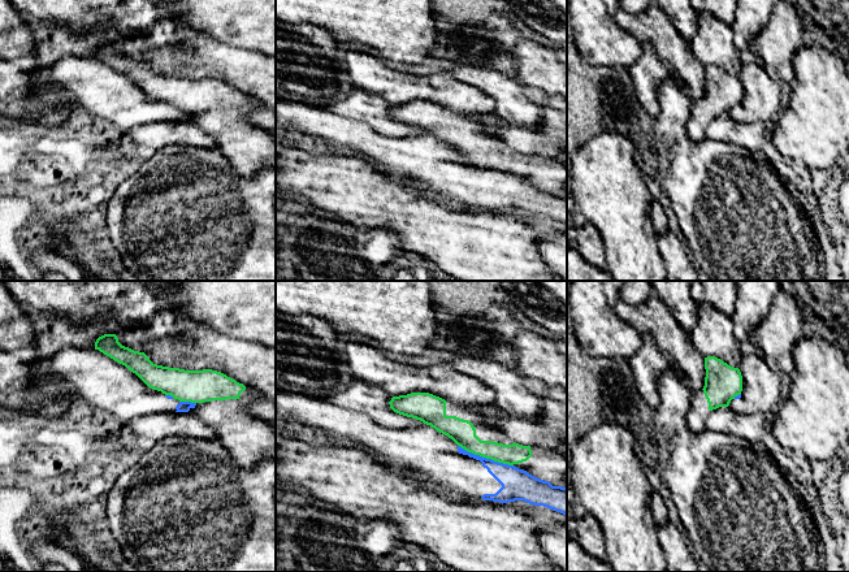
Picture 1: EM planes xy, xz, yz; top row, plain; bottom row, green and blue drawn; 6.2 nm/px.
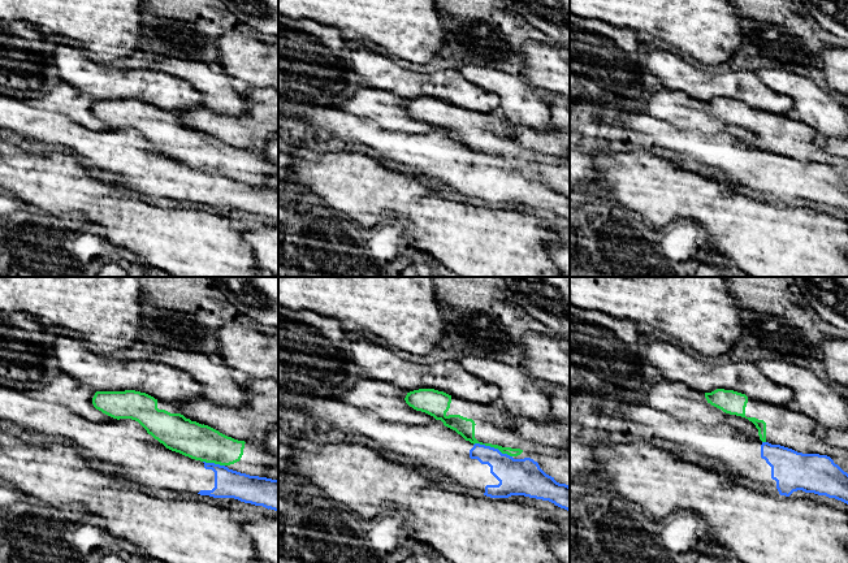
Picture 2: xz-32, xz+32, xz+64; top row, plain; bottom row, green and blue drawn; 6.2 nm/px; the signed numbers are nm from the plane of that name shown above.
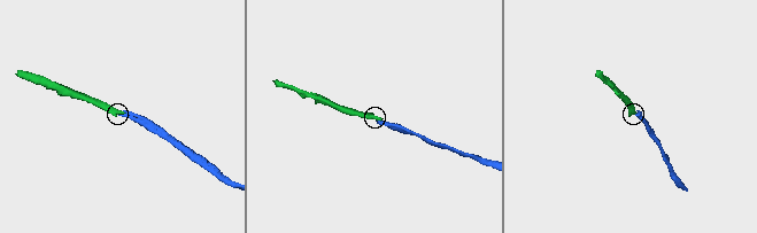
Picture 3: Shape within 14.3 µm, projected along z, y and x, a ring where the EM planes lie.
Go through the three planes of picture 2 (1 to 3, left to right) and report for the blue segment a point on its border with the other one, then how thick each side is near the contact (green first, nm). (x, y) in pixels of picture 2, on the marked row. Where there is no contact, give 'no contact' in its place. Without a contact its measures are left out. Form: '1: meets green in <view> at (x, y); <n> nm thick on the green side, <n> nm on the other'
1: meets green in xz-32 at (213, 462); 220 nm thick on the green side, 180 nm on the other
2: meets green in xz+32 at (493, 446); 120 nm thick on the green side, 220 nm on the other
3: meets green in xz+64 at (764, 441); 80 nm thick on the green side, 240 nm on the other

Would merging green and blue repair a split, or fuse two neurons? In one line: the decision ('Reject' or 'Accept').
Reject

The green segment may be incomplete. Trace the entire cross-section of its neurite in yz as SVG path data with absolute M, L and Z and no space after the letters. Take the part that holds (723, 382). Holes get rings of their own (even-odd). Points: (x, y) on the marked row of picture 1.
M707 356L705 369L705 386L692 394L686 413L688 426L696 433L705 430L705 421L712 410L728 407L742 391L742 376L738 368L715 356Z

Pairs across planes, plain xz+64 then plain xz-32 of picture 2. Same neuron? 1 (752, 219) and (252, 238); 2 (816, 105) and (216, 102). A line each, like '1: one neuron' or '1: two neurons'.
1: two neurons
2: one neuron

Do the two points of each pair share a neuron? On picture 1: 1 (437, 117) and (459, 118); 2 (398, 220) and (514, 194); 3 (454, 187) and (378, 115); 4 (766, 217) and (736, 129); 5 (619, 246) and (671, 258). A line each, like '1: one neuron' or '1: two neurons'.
1: one neuron
2: two neurons
3: two neurons
4: two neurons
5: two neurons

